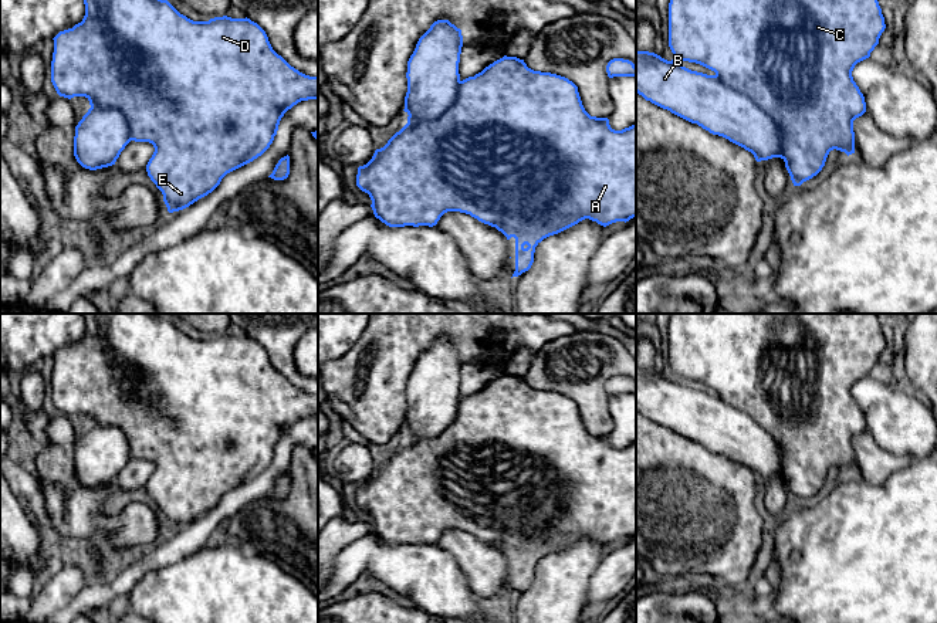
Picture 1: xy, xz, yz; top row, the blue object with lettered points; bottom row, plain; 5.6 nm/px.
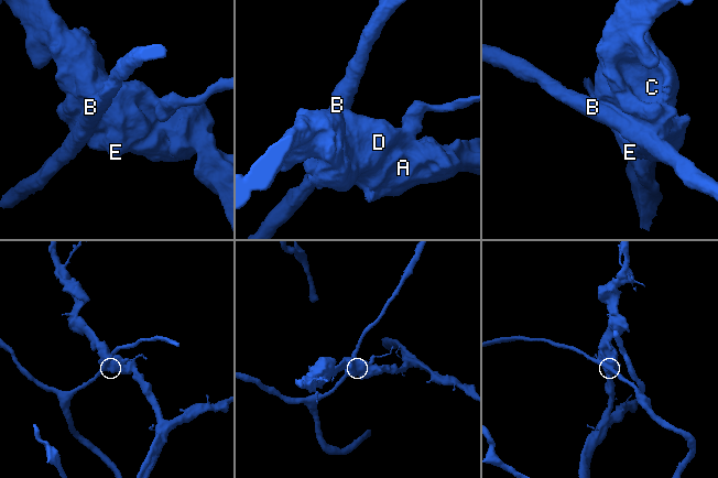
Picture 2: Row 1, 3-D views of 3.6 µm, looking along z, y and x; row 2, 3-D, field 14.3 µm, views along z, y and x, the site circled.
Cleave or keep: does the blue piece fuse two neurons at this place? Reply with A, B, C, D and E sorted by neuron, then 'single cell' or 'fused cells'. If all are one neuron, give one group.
groups A C D E / B; fused cells

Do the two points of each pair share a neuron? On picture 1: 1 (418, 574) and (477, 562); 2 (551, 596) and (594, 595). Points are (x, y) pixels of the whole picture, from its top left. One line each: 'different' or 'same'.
1: different
2: different

